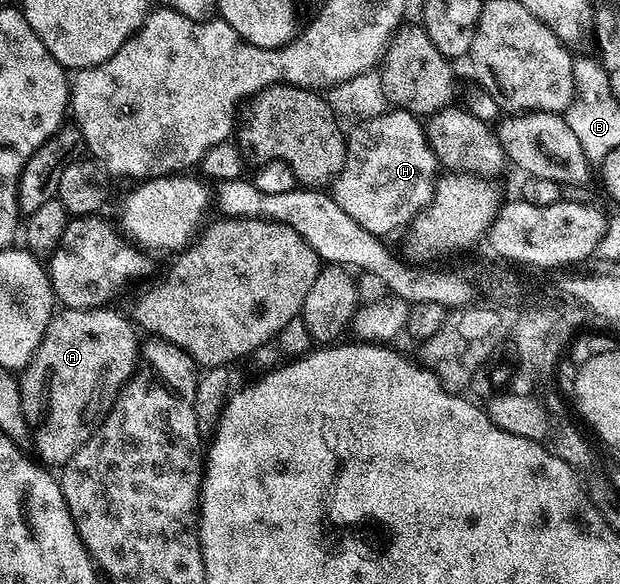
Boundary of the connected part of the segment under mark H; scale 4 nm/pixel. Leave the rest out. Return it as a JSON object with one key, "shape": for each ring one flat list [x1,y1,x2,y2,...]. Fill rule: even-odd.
{"shape":[[394,108,380,113,379,116,360,120,349,129,346,142,346,161,340,174,332,181,332,195,336,206,356,222,364,226,374,236,389,237,389,232,397,228,405,229,418,213,423,212,434,200,434,185,440,175,440,165,428,141,424,124,417,116]]}

